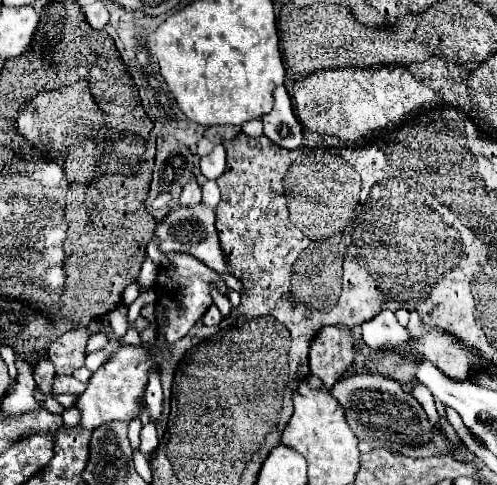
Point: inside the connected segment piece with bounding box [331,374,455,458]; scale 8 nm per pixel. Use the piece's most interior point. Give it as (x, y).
(378, 410)

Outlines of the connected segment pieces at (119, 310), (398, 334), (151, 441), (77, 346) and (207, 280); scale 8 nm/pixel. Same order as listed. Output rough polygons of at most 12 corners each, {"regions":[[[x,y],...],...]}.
{"regions":[[[117,304],[107,314],[109,326],[115,336],[123,337],[127,332],[128,306]],[[391,310],[363,322],[371,350],[403,346],[409,332]],[[155,424],[141,430],[141,446],[147,462],[155,454],[157,440]],[[99,324],[69,330],[51,344],[57,374],[83,366],[85,344]],[[167,252],[155,279],[167,324],[181,340],[229,288],[195,256]]]}

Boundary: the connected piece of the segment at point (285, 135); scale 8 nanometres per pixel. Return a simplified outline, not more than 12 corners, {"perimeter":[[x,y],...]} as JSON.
{"perimeter":[[285,86],[261,116],[265,136],[287,150],[303,144],[303,128]]}

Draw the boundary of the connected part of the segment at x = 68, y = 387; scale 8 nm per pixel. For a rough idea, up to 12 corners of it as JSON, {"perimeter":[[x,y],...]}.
{"perimeter":[[55,376],[53,394],[81,394],[83,382]]}

